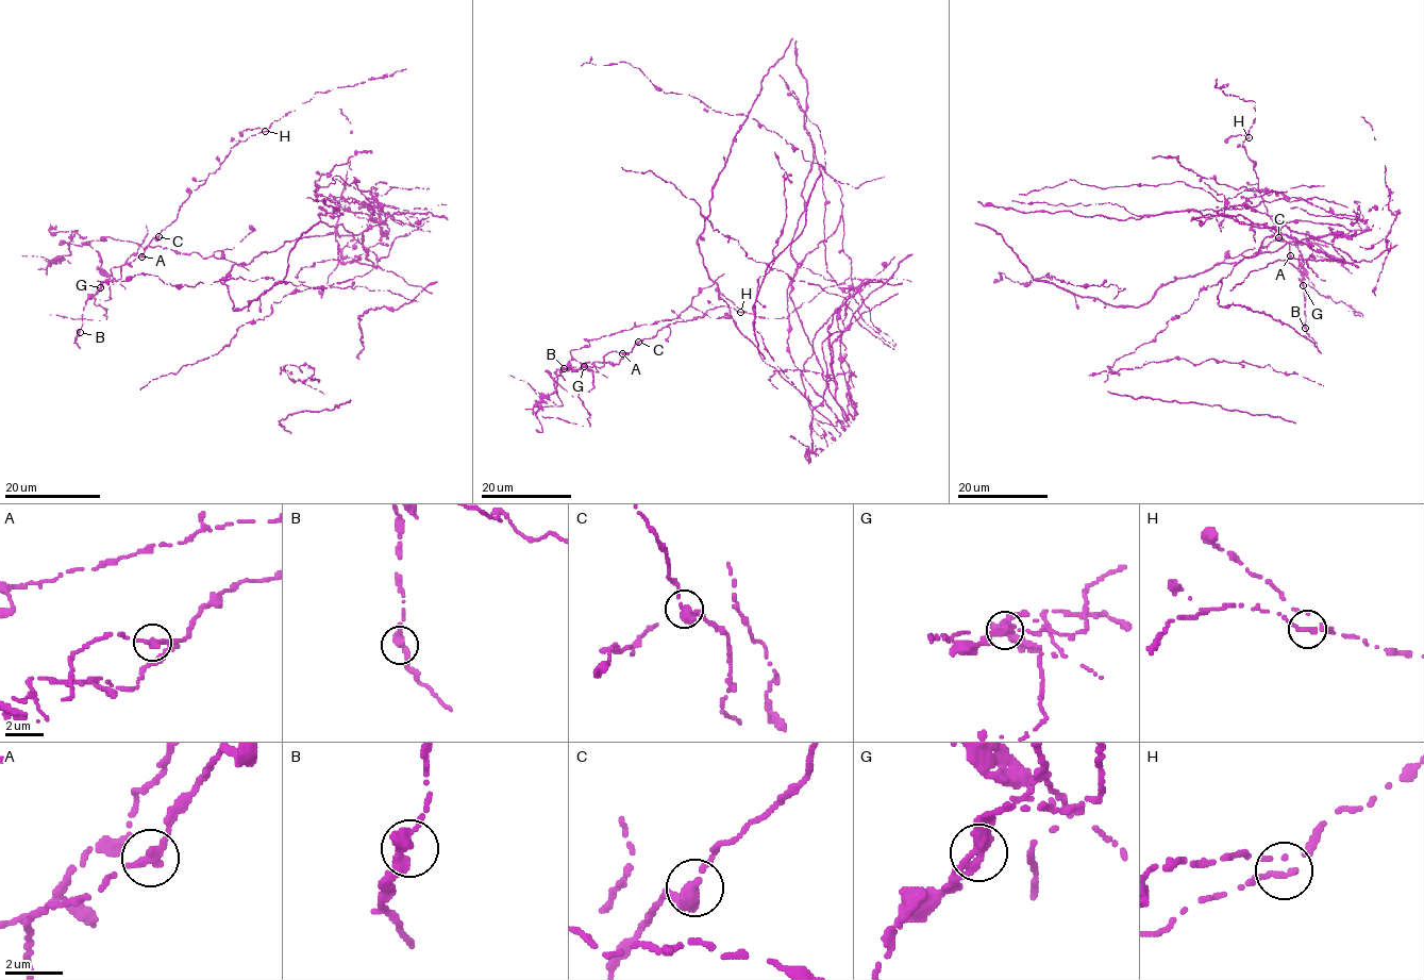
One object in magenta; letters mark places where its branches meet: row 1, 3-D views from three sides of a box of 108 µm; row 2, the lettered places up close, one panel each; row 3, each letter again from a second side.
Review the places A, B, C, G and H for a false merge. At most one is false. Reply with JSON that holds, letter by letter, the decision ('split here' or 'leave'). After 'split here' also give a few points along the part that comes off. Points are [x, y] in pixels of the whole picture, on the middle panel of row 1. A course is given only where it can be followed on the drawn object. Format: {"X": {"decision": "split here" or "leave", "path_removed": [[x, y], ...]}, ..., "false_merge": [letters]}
{"A": {"decision": "leave"}, "B": {"decision": "leave"}, "C": {"decision": "leave"}, "G": {"decision": "split here"}, "H": {"decision": "leave"}, "false_merge": ["G"]}

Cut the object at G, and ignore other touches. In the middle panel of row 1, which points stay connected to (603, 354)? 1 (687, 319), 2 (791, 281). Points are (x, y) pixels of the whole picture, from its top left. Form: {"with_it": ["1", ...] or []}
{"with_it": ["1"]}

